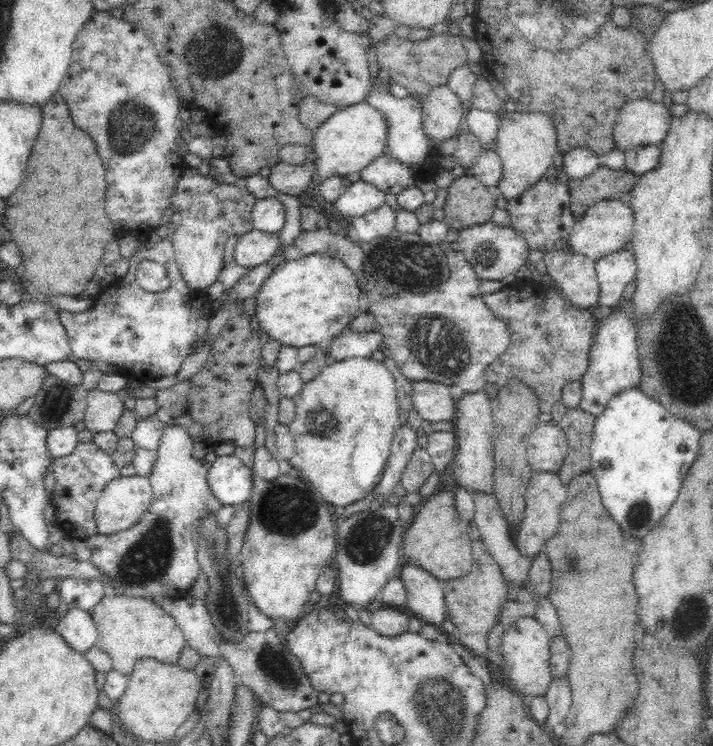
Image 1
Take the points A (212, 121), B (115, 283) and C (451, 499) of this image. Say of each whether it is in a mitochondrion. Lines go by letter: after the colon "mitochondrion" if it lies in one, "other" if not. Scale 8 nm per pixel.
A: other
B: other
C: other

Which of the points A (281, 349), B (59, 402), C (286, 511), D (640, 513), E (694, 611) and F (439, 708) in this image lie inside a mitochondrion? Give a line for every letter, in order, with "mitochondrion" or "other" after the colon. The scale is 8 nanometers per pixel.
A: other
B: mitochondrion
C: mitochondrion
D: mitochondrion
E: mitochondrion
F: mitochondrion

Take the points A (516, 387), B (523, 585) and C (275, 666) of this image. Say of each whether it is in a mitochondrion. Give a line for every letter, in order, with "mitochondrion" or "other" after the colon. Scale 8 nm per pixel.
A: other
B: other
C: mitochondrion

